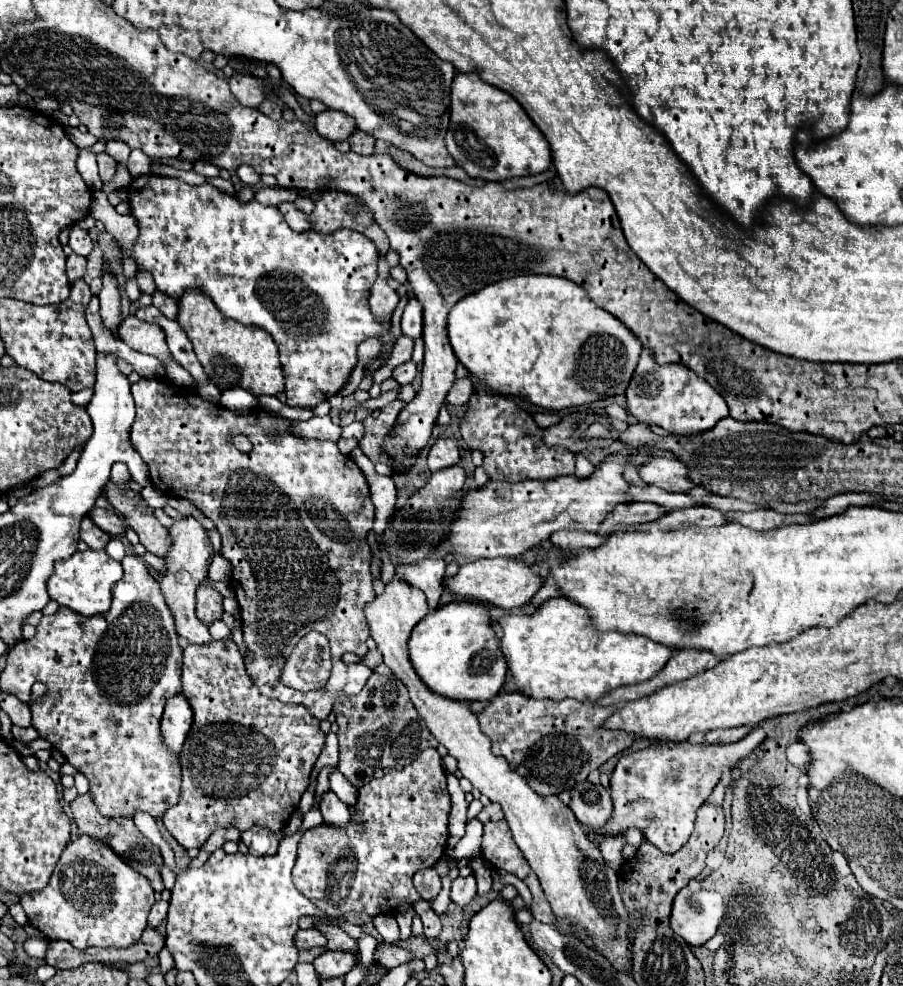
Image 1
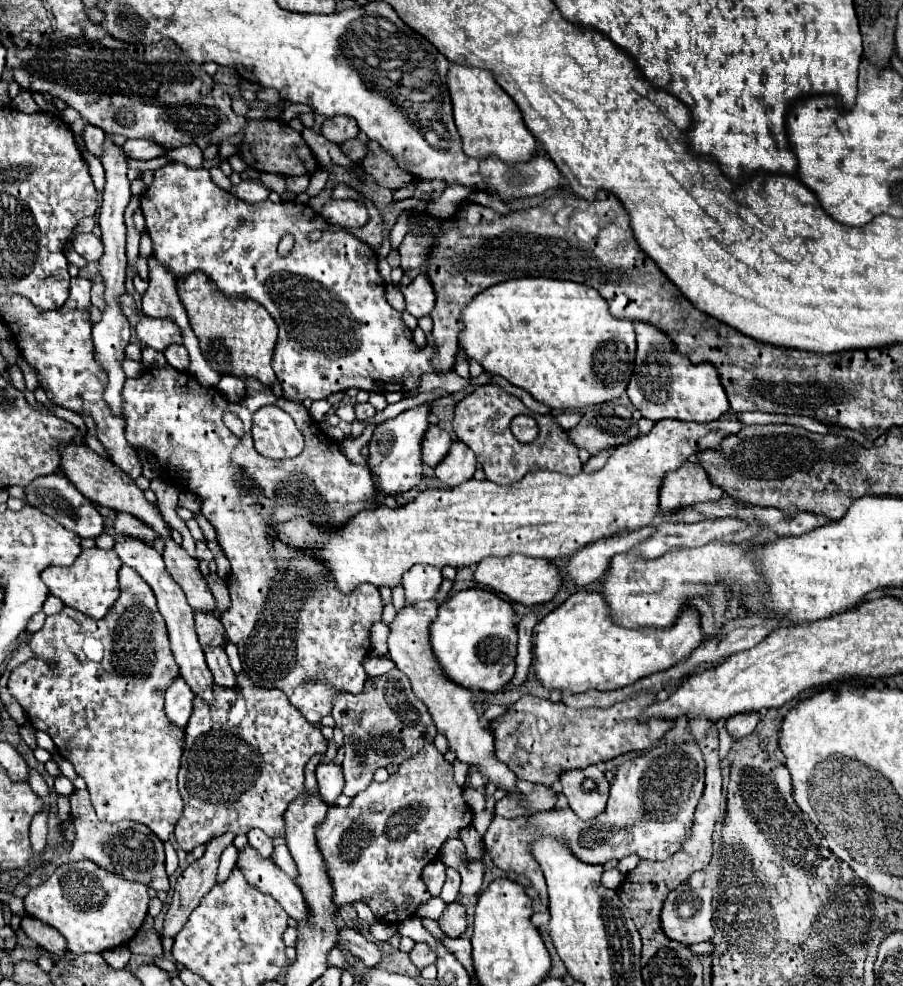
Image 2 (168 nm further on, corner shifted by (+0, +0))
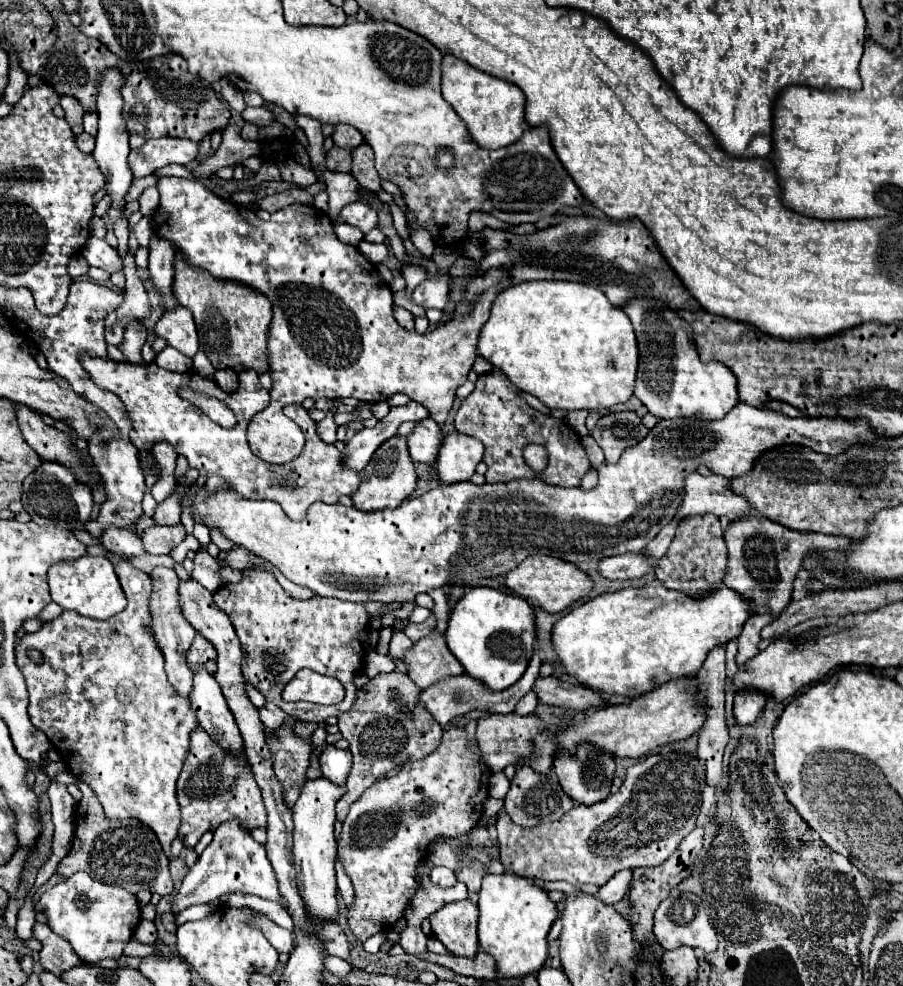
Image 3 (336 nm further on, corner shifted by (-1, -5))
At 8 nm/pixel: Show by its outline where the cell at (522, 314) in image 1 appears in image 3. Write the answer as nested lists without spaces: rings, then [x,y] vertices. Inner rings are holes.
[[[523,282],[501,290],[491,306],[491,316],[481,328],[479,356],[505,372],[523,392],[533,394],[549,408],[607,410],[631,398],[637,374],[637,340],[627,314],[613,308],[605,294],[575,282]]]

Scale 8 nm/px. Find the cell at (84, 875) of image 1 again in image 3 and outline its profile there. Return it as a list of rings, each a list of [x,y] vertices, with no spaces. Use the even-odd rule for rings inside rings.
[[[75,872],[63,882],[47,888],[41,894],[39,904],[43,906],[49,928],[55,934],[67,938],[75,954],[89,964],[95,964],[103,958],[119,958],[141,920],[141,910],[135,894],[91,880],[91,876],[85,872]]]

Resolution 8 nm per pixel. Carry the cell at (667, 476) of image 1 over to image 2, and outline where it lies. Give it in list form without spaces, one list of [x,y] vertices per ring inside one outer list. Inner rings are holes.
[[[684,463],[678,471],[666,475],[660,491],[660,509],[664,515],[672,515],[688,505],[718,501],[722,495],[724,491],[710,483],[702,465]]]

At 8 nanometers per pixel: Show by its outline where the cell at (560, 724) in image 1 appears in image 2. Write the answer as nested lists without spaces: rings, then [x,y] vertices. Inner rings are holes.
[[[642,693],[636,699],[620,701],[608,709],[572,709],[564,703],[524,695],[518,703],[508,707],[506,715],[492,721],[496,759],[508,765],[518,779],[554,785],[564,771],[596,765],[622,753],[644,751],[660,741],[676,725],[676,719],[650,717],[638,721],[646,707],[656,701],[658,695]]]

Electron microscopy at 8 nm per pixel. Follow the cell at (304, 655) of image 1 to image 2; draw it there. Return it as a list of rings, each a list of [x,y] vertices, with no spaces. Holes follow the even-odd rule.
[[[392,669],[386,675],[370,677],[366,687],[358,695],[338,693],[334,699],[332,717],[336,727],[344,731],[346,755],[342,761],[346,785],[344,795],[354,797],[372,783],[376,769],[386,765],[400,765],[402,761],[414,757],[424,745],[432,743],[436,737],[436,725],[426,709],[426,705],[414,697],[410,681],[400,669]]]

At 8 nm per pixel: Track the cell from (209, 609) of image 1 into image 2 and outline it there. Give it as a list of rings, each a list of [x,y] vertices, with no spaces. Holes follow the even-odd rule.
[[[196,613],[196,633],[198,633],[198,641],[200,645],[206,647],[220,647],[224,643],[224,627],[220,623],[220,619],[214,613]]]

